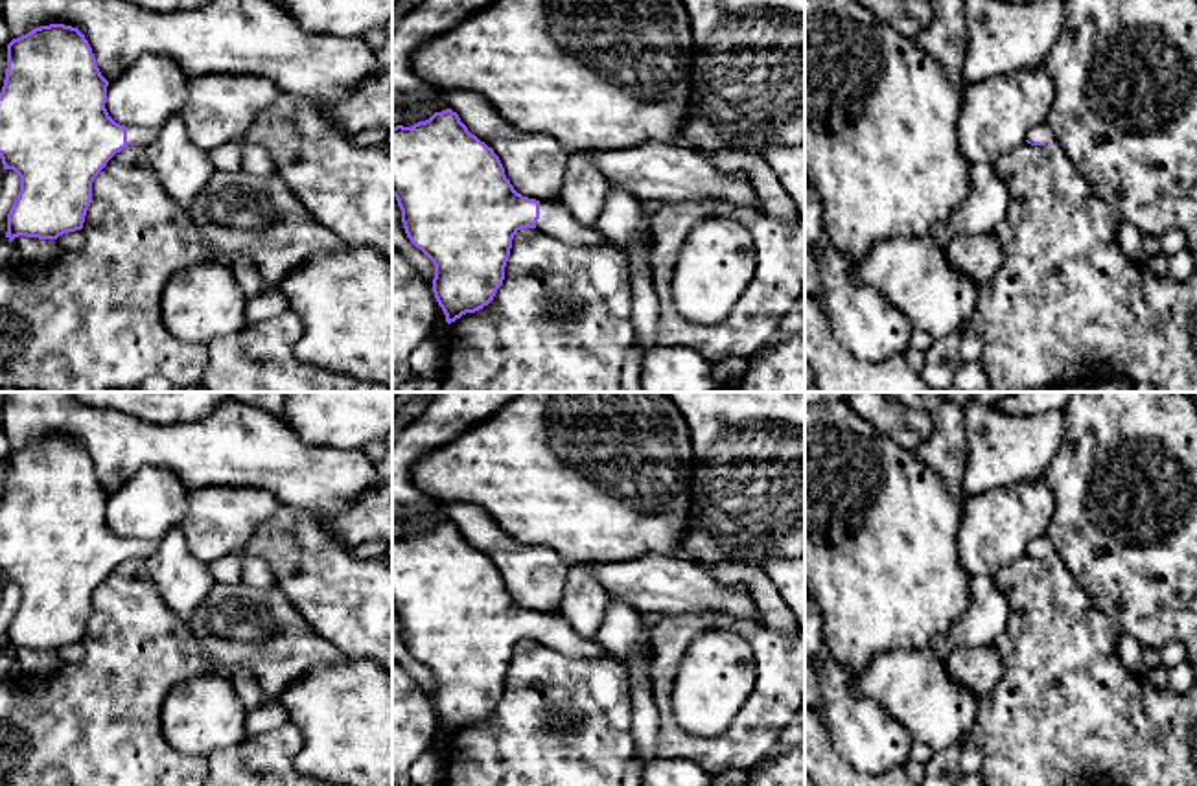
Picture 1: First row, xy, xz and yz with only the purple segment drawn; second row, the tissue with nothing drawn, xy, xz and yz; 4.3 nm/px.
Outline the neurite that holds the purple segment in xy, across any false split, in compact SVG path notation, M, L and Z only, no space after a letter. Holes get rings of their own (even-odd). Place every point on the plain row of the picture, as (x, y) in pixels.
M50 436L7 457L0 504L0 571L20 589L6 650L57 652L83 641L92 595L127 558L147 560L158 547L116 536L107 521L109 493L85 447Z

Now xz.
M451 521L413 539L392 539L392 607L407 650L435 677L433 705L447 736L494 712L505 692L512 652L521 641L540 641L567 655L608 657L595 637L580 637L560 615L517 606L494 561L471 547Z

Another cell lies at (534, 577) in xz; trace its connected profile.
M449 503L442 510L468 543L494 561L517 606L560 615L569 565L552 549L519 543L481 506Z

